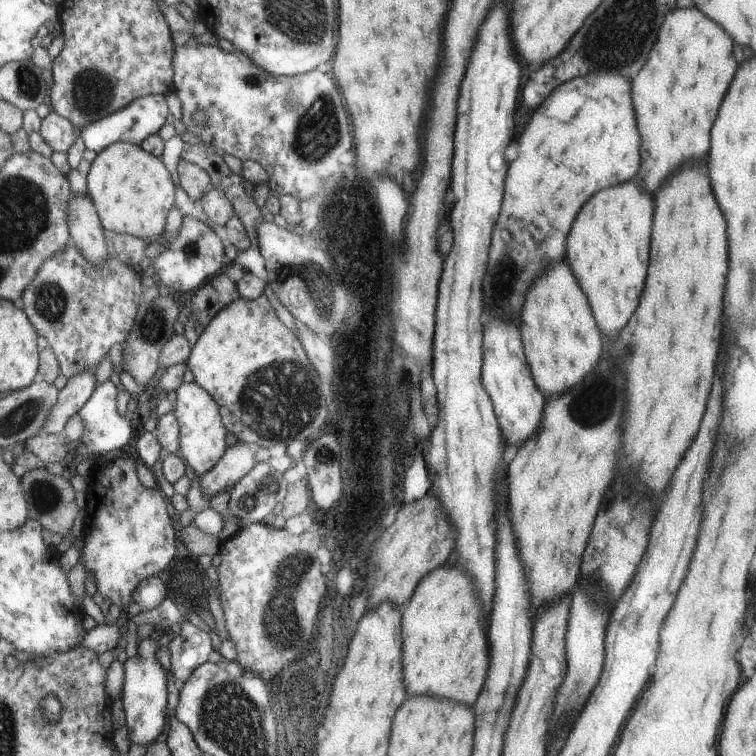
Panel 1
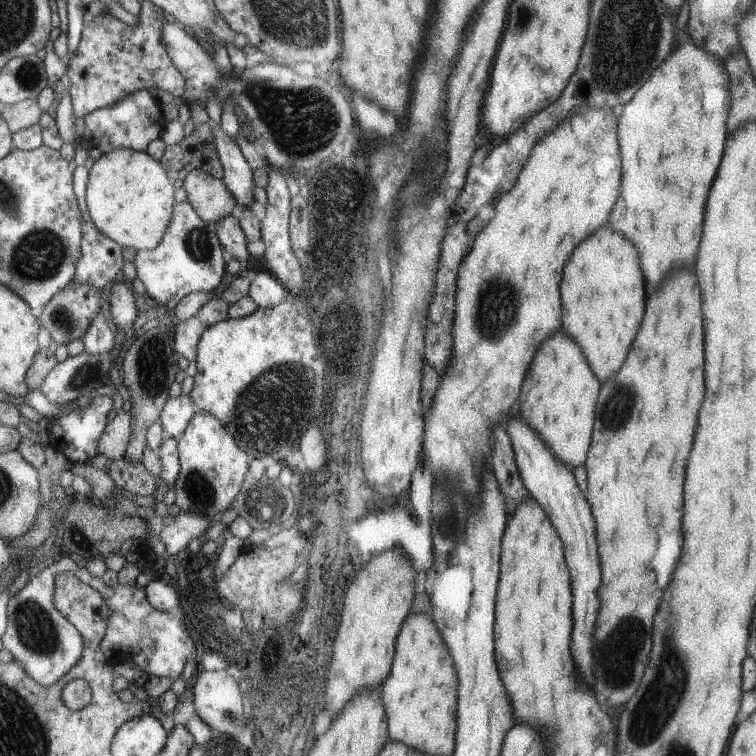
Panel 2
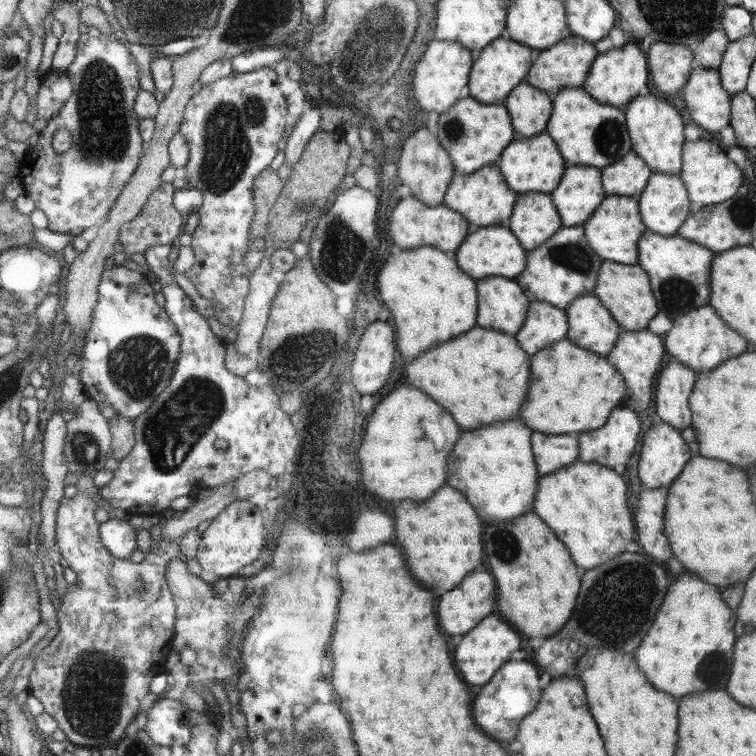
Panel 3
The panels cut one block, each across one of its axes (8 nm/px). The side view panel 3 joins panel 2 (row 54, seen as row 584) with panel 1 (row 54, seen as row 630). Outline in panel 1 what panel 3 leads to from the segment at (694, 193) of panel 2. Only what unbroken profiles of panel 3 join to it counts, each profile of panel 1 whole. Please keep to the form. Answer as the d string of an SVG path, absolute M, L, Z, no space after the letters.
M695 7L675 8L663 20L659 42L647 58L647 66L639 70L639 78L631 80L631 102L639 114L639 134L643 134L643 166L633 182L653 194L655 188L687 160L701 160L709 150L709 128L715 120L717 106L737 70L731 54L731 38L714 20Z

